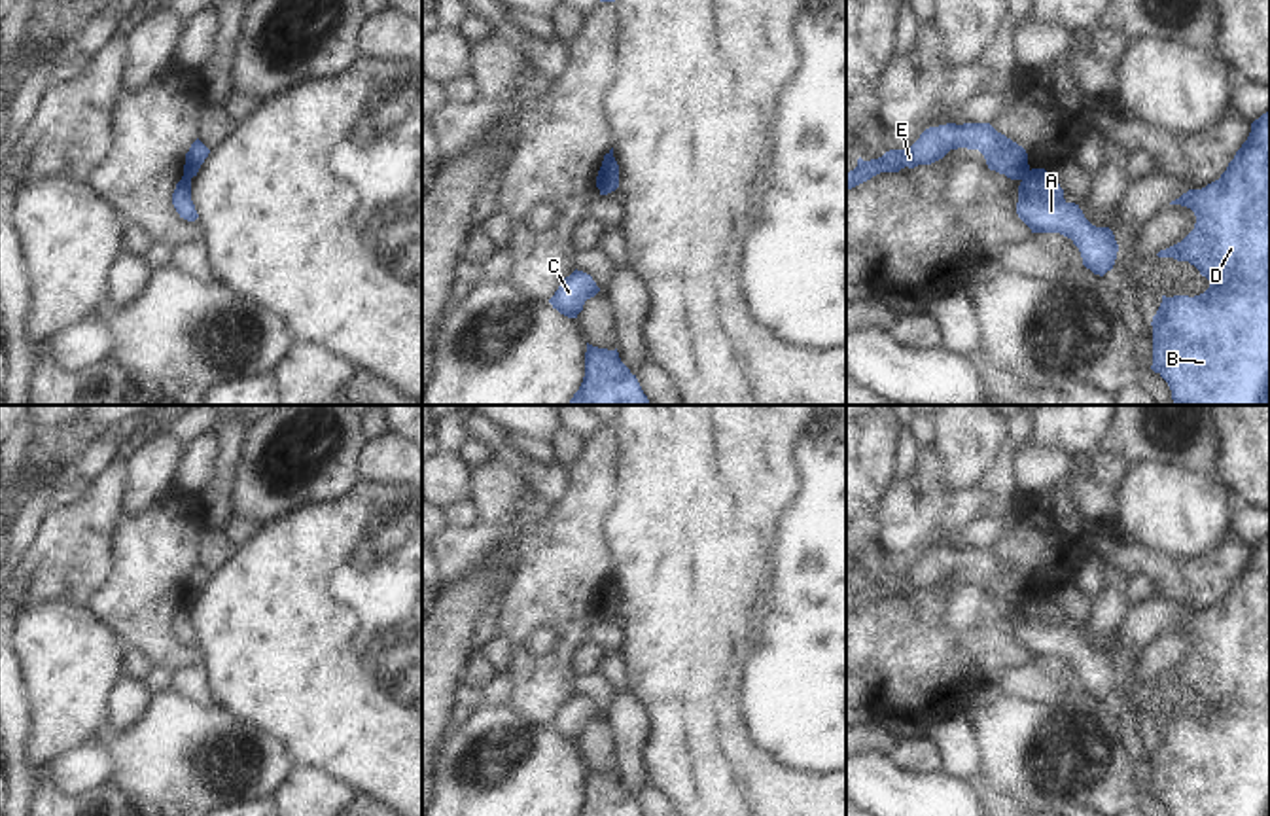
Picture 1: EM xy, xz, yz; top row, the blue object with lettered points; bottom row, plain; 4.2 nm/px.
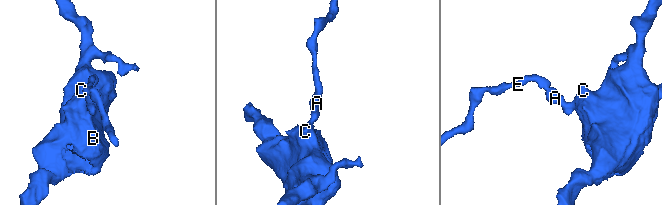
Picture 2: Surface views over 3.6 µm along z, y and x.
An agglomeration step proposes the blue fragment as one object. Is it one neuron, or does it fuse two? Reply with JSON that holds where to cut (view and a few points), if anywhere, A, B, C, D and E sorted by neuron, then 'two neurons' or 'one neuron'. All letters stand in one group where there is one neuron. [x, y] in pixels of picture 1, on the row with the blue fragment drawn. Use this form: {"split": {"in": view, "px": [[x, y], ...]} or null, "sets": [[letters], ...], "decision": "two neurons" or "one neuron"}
{"split": {"in": "yz", "px": [[1030, 171], [1021, 178]]}, "sets": [["A", "B", "C", "D"], ["E"]], "decision": "two neurons"}

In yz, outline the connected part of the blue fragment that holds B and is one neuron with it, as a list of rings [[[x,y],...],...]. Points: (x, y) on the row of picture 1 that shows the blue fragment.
[[[1270,110],[1251,123],[1251,133],[1242,148],[1236,151],[1234,159],[1228,163],[1226,170],[1219,180],[1208,184],[1202,189],[1189,189],[1179,199],[1170,204],[1181,204],[1194,212],[1194,229],[1177,244],[1160,250],[1158,257],[1173,257],[1177,261],[1189,261],[1194,265],[1202,276],[1209,280],[1209,288],[1194,297],[1189,295],[1162,295],[1162,303],[1153,316],[1153,365],[1151,369],[1158,373],[1172,390],[1172,399],[1175,405],[1270,405]]]

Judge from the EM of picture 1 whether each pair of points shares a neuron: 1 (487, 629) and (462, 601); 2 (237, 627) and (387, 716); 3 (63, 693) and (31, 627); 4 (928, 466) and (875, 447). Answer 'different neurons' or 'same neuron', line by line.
1: different neurons
2: same neuron
3: same neuron
4: different neurons

